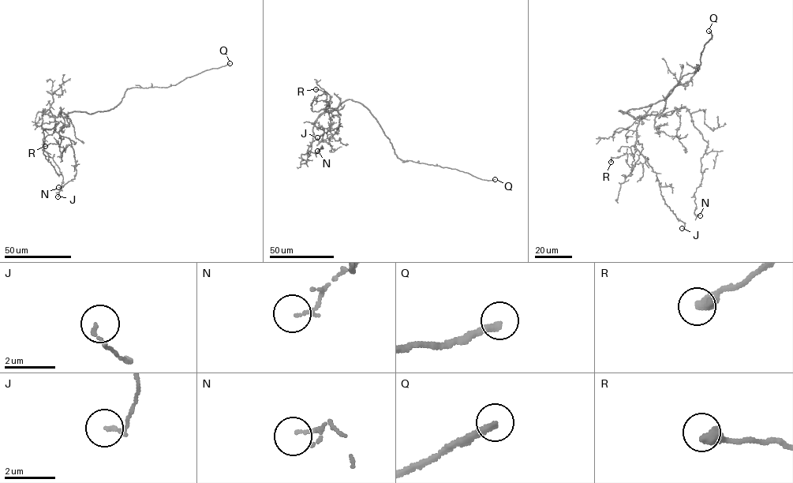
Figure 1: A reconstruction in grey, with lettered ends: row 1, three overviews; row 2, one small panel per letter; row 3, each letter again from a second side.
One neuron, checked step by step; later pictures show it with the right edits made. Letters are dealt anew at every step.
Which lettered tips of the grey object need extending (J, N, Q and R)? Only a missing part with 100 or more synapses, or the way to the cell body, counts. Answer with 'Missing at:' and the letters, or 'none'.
Missing at: Q

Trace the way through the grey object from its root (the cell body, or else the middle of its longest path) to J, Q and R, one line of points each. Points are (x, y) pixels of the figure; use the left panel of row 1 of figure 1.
J: (90, 114), (72, 111), (55, 118), (54, 130), (70, 140), (76, 170), (74, 177), (64, 185), (57, 196)
Q: (90, 114), (116, 106), (127, 88), (167, 87), (230, 63)
R: (90, 114), (72, 111), (57, 116), (54, 130), (61, 136), (59, 151), (64, 148), (57, 140), (45, 146)

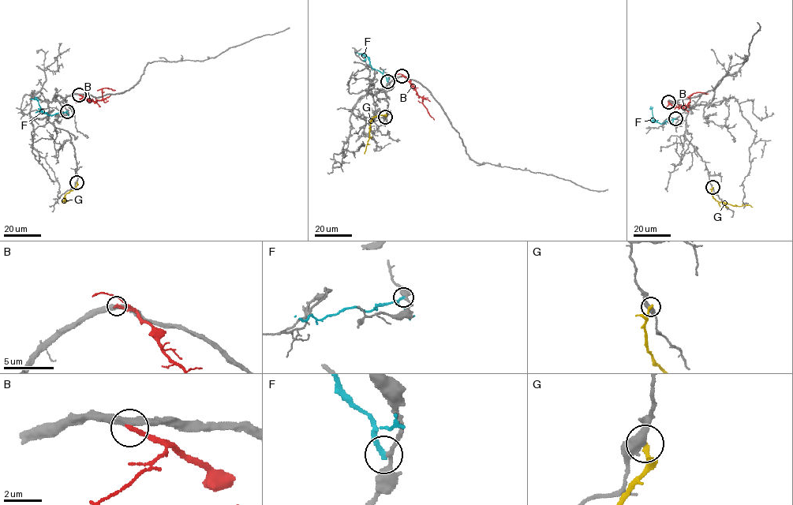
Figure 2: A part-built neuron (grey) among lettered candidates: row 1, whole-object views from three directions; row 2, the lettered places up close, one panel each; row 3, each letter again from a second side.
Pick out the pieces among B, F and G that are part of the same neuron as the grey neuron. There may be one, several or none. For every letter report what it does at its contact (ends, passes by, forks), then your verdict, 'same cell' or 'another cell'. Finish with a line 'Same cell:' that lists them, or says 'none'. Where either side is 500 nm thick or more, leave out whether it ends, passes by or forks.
B: it ends there; another cell
F: it ends there; another cell
G: it ends there; another cell
Same cell: none

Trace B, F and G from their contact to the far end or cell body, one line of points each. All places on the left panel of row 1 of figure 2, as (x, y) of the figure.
B: (79, 95), (95, 102), (102, 99), (102, 88), (115, 90)
F: (67, 111), (48, 115), (40, 110), (37, 99), (30, 99)
G: (76, 182), (61, 203)

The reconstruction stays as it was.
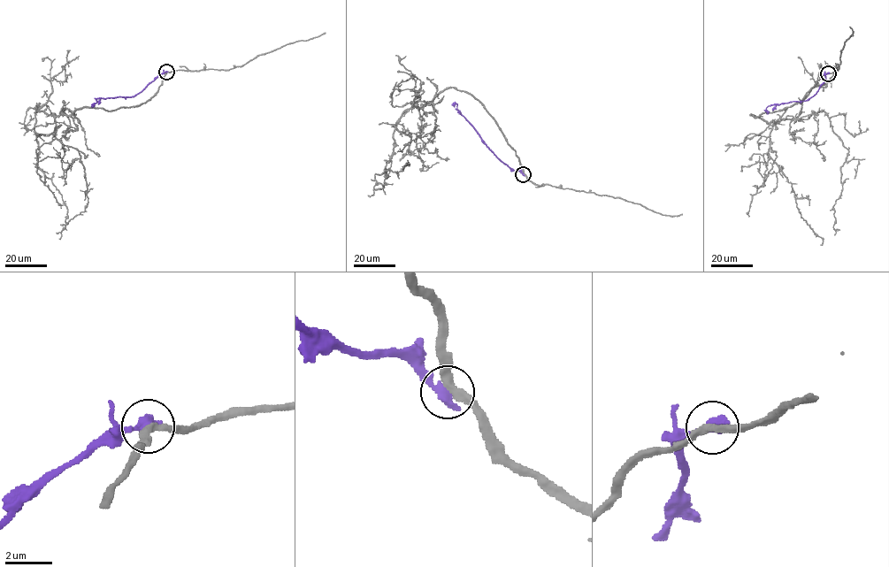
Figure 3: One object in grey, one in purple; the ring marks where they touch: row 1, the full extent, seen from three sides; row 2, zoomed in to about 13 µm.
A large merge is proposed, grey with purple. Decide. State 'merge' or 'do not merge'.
do not merge

